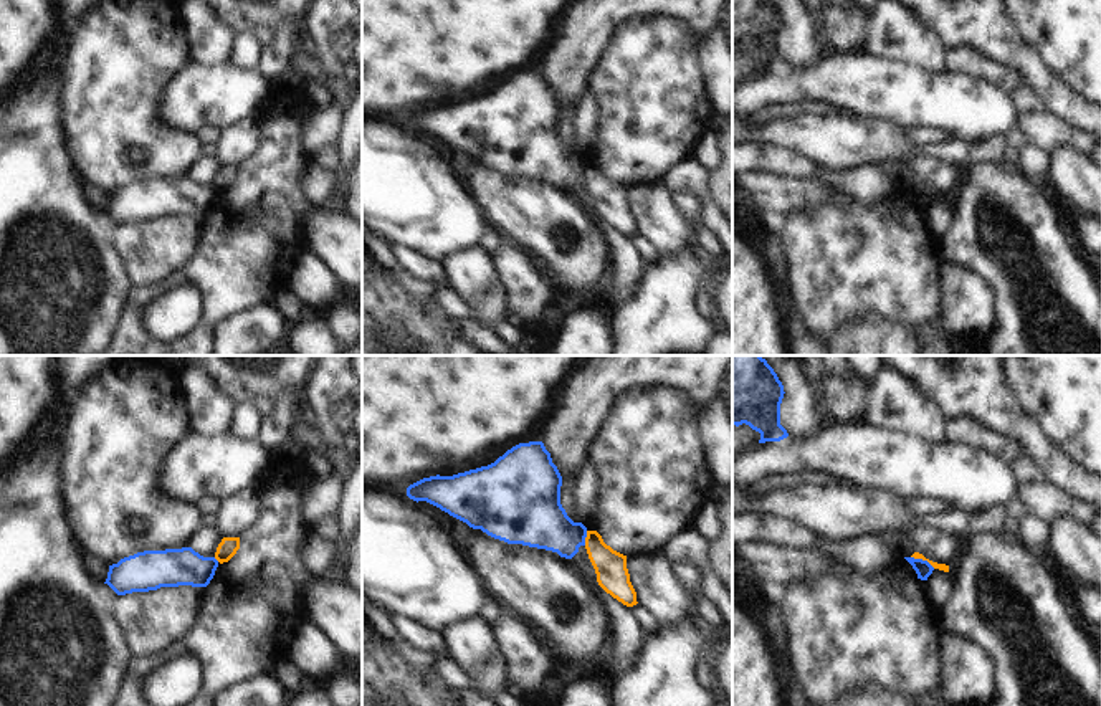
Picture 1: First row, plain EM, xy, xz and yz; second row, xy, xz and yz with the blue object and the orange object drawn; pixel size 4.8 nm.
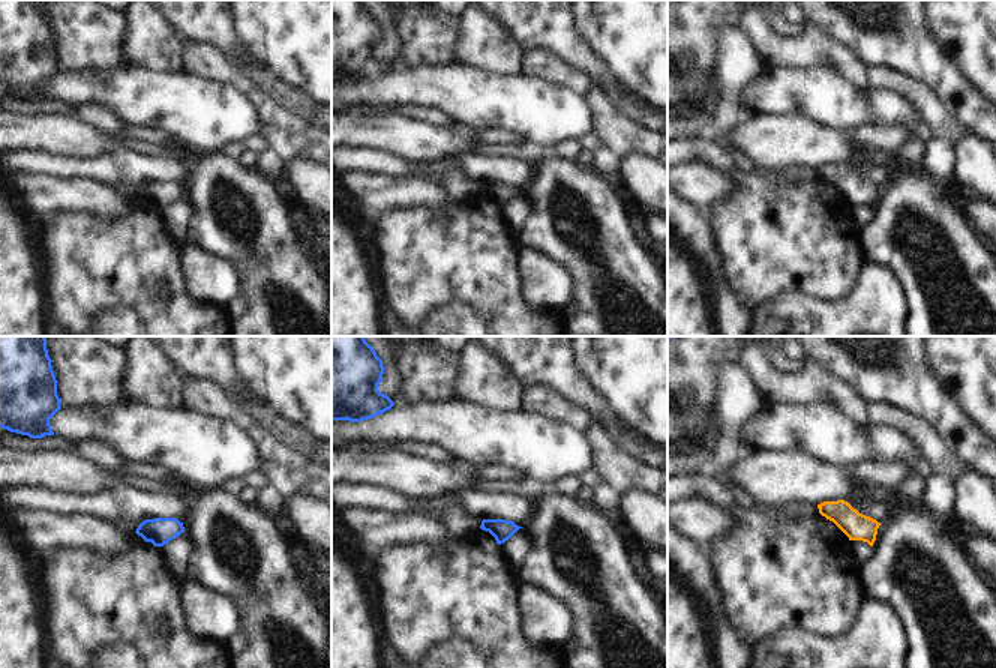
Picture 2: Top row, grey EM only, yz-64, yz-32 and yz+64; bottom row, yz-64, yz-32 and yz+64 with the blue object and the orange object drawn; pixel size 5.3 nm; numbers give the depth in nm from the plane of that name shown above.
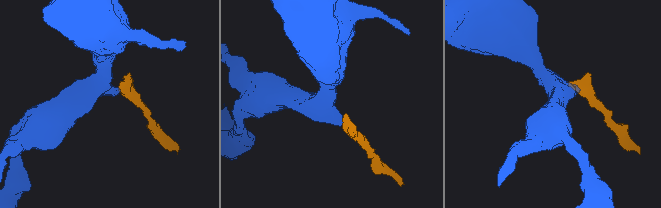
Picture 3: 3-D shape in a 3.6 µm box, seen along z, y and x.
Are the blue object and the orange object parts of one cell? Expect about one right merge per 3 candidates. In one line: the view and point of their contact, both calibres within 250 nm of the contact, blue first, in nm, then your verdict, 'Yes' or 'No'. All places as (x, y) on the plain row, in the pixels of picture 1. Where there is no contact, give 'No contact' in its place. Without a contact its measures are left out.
Touches blue at yz (921, 189). Thickness 80 nm (blue) against 40 nm. No.

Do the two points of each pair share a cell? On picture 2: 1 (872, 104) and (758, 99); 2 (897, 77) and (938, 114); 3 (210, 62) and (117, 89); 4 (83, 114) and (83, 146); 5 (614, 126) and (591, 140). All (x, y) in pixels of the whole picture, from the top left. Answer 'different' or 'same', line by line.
1: same
2: same
3: different
4: different
5: different

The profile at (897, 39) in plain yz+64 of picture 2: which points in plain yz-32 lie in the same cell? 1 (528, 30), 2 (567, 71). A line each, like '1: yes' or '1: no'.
1: yes
2: no

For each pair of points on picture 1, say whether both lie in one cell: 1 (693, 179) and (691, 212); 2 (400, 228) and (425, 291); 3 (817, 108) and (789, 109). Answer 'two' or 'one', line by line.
1: two
2: two
3: one

